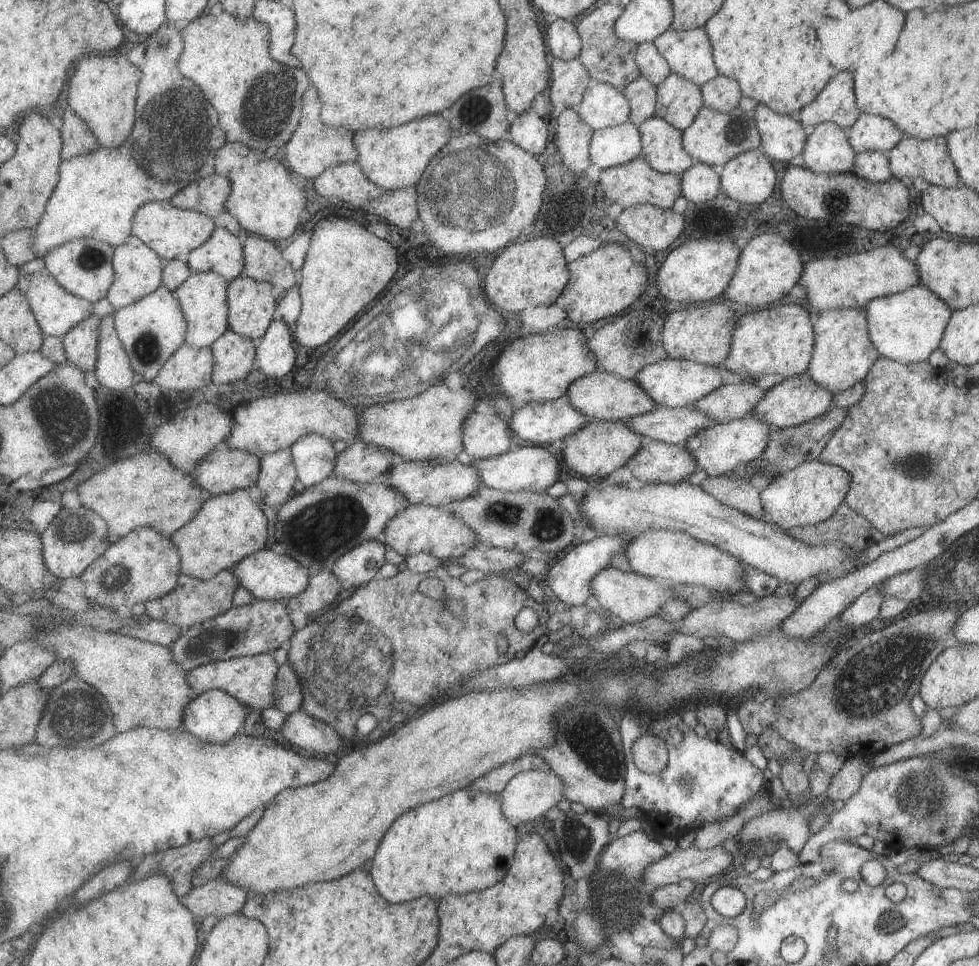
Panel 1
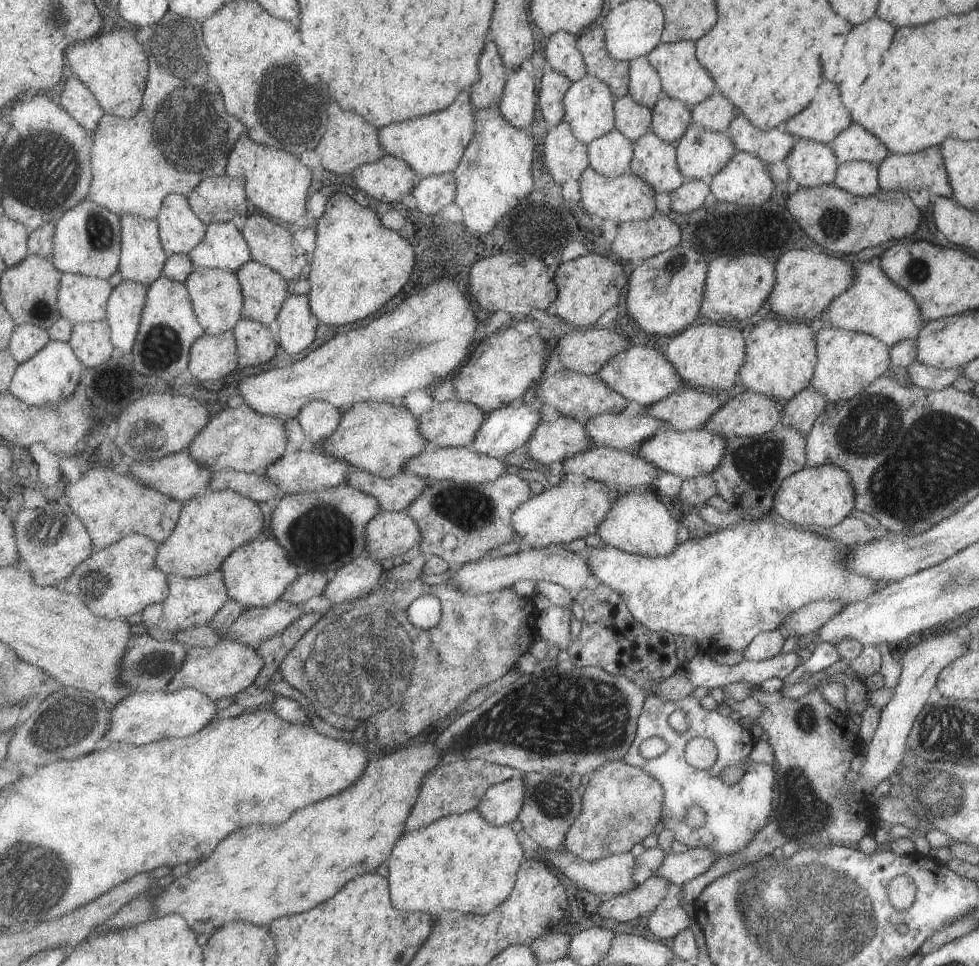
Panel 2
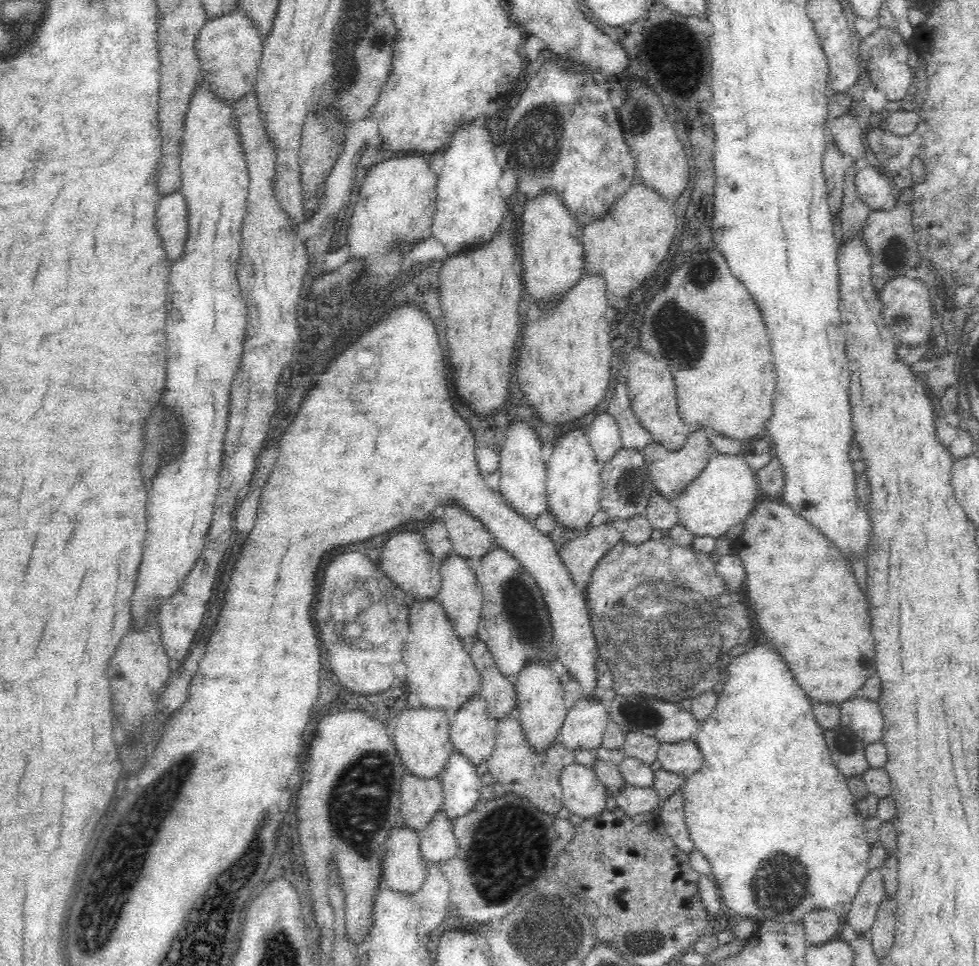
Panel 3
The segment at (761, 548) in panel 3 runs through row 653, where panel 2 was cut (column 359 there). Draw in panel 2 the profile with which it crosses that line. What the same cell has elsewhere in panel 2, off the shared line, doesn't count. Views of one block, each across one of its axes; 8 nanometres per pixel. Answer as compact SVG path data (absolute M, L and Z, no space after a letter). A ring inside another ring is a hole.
M419 742L414 746L390 750L371 758L364 776L339 796L305 806L297 810L285 824L253 824L238 829L213 852L211 860L194 866L187 874L174 880L167 888L155 892L156 916L174 913L183 916L196 934L209 934L228 923L249 922L270 926L279 916L291 916L311 906L321 904L341 892L341 888L360 875L375 873L377 868L390 860L396 843L406 832L406 823L421 795L426 777L442 765L444 752L437 742Z

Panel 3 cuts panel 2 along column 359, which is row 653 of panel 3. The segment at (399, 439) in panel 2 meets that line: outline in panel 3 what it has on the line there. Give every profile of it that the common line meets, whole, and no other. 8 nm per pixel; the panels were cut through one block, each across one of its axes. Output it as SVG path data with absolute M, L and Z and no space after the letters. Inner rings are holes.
M412 601L409 606L409 633L405 639L404 659L406 664L406 681L410 692L420 698L421 707L428 710L444 710L447 713L457 713L472 697L479 694L481 688L480 676L473 666L470 651L465 651L463 643L457 638L452 623L448 620L445 610L437 601Z

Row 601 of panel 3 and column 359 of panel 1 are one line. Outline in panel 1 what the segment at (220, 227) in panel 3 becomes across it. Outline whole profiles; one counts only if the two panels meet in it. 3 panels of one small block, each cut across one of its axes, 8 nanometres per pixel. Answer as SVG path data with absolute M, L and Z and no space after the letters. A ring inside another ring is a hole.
M446 113L415 119L398 127L357 131L354 140L360 152L358 162L363 172L383 188L396 191L416 187L424 174L429 173L432 160L449 144L454 133Z

